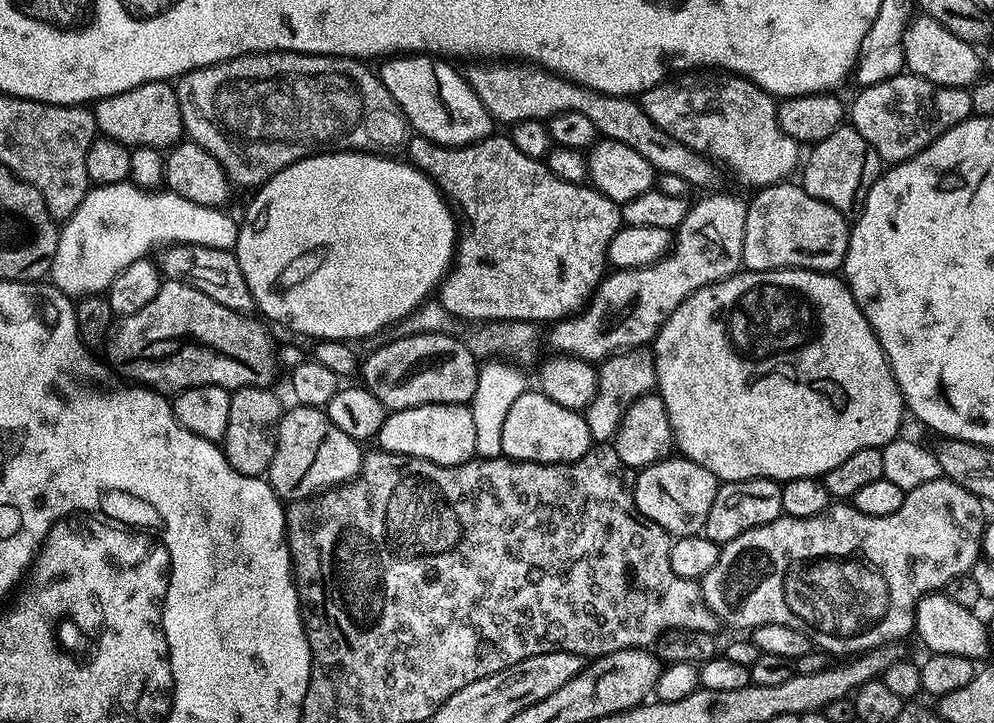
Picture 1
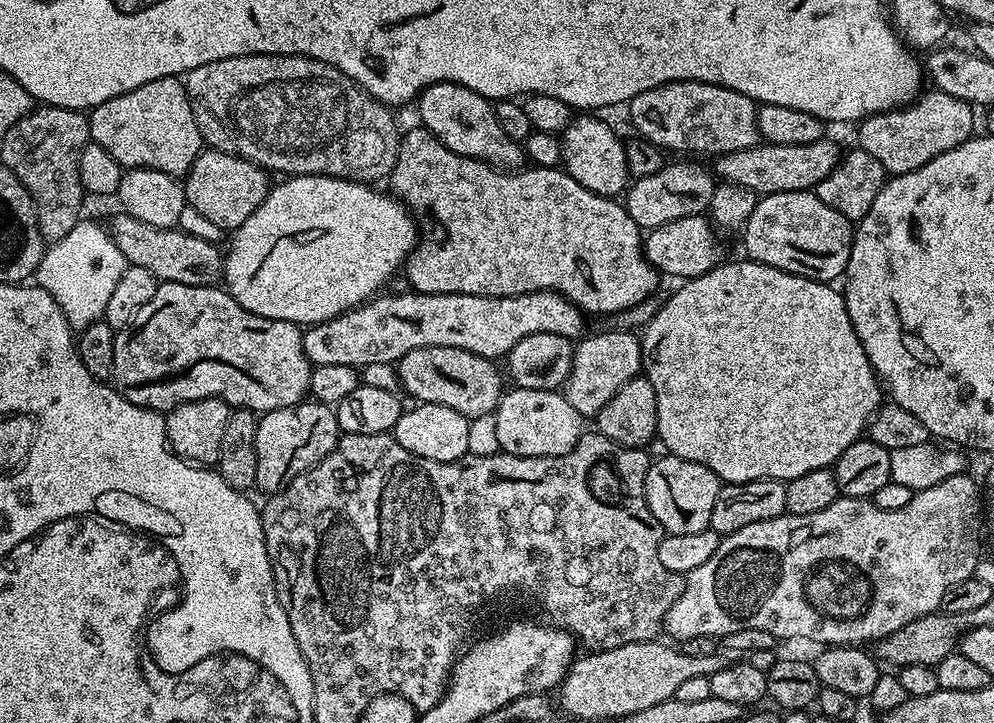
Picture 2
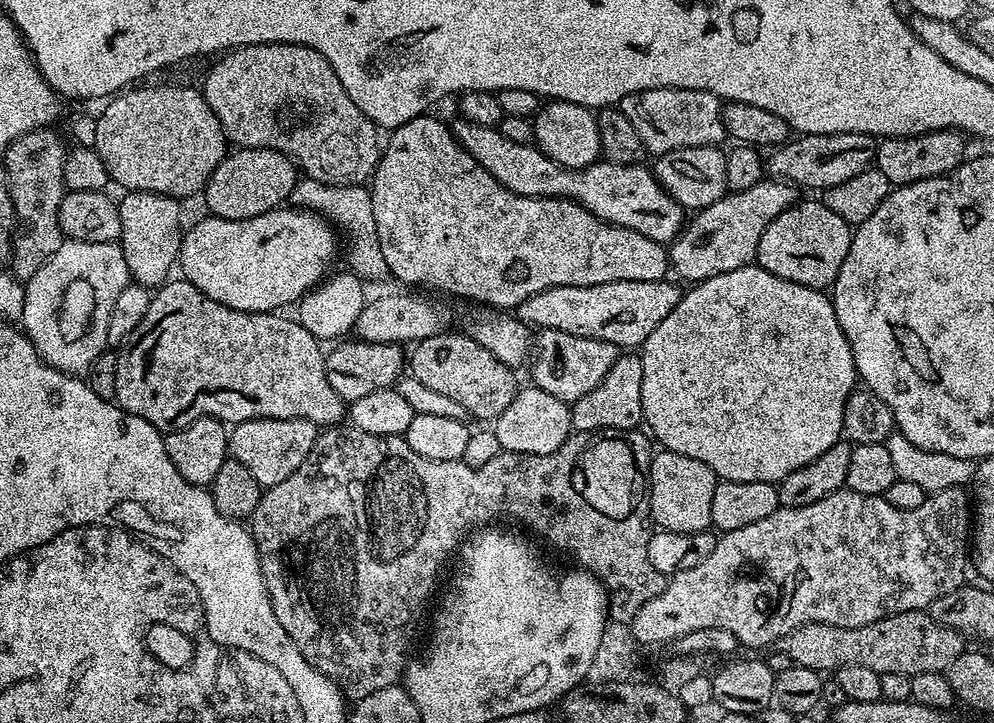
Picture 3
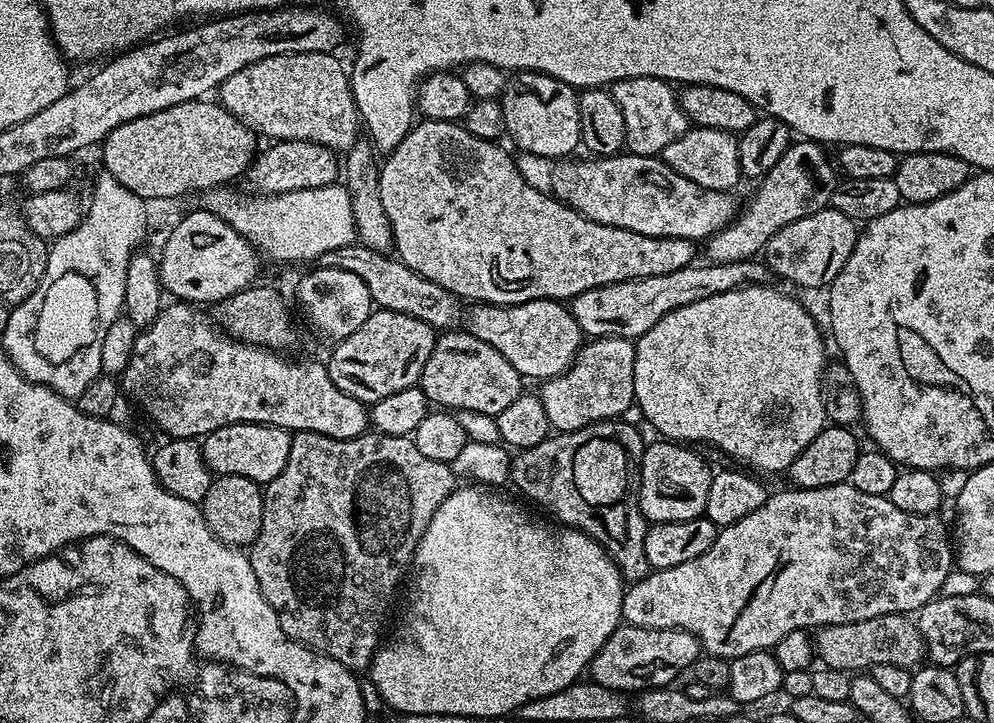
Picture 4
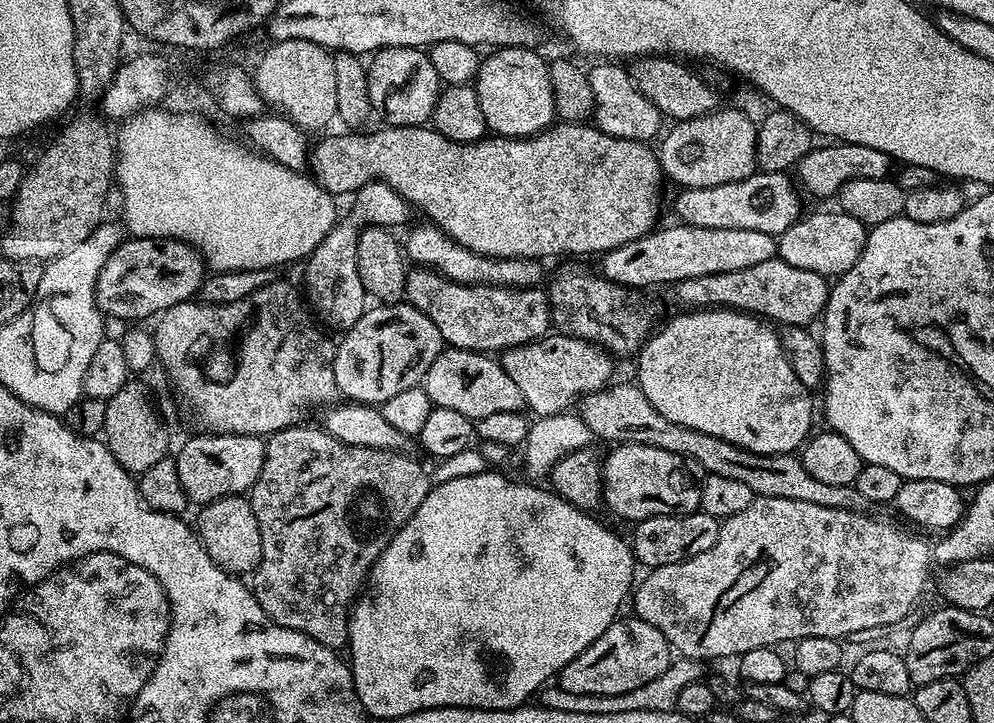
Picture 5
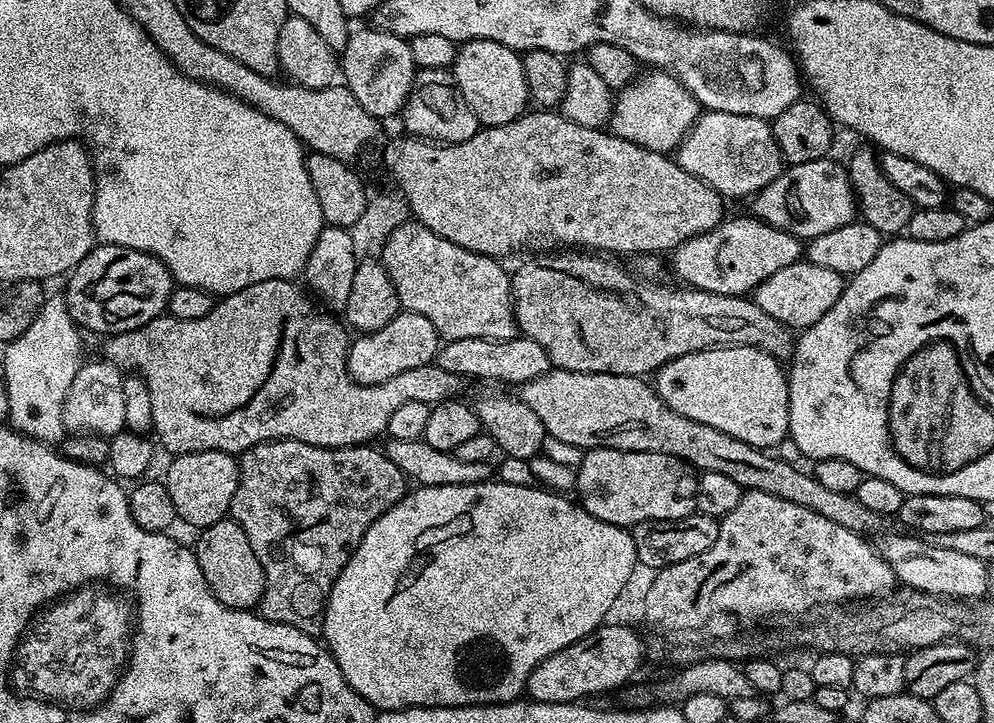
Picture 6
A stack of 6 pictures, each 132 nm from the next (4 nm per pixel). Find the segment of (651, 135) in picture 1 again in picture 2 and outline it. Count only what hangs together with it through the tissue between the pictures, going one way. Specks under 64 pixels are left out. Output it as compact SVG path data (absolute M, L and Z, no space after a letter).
M831 138L806 142L806 146L778 146L761 142L753 148L717 155L714 172L721 181L746 186L760 196L769 196L779 192L806 192L815 189L822 178L826 178L840 165L841 159L842 148Z

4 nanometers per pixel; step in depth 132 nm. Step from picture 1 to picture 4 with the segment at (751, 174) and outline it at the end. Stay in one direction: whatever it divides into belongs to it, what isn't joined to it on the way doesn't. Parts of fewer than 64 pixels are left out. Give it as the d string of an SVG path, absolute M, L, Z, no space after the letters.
M635 76L611 85L610 91L614 102L618 102L618 110L622 110L622 122L626 122L624 143L633 156L660 156L670 142L682 138L682 134L690 127L677 89L667 80Z

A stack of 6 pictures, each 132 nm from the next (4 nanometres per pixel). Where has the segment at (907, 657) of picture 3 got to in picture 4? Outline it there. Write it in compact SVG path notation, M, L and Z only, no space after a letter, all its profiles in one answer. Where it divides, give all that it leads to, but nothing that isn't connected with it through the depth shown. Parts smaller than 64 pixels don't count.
M895 612L878 618L862 618L862 622L842 622L817 628L814 632L814 652L823 667L860 674L874 666L915 669L925 659L926 645L919 623L911 615Z

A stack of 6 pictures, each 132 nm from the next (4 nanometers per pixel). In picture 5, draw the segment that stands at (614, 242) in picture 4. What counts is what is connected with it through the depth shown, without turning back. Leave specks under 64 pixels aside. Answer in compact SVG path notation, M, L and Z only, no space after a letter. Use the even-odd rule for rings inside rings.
M423 222L406 240L406 256L413 265L431 268L432 271L453 280L455 284L491 286L494 288L531 288L545 279L543 263L534 260L497 260L494 256L480 256L469 248L455 244L446 233L431 222ZM679 222L673 225L673 228L657 227L634 242L626 242L626 246L618 246L603 253L599 257L599 271L621 288L636 290L632 288L652 288L655 284L671 286L686 278L703 278L706 274L727 274L729 270L746 270L749 266L759 266L761 262L775 260L778 256L777 237L762 234L762 230L706 230L702 226L690 226Z

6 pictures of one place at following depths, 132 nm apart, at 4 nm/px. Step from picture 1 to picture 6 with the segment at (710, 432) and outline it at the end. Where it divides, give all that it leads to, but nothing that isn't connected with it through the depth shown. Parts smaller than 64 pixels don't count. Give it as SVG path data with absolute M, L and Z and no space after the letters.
M707 348L694 354L682 354L659 368L654 376L654 387L670 410L694 418L694 422L706 422L706 426L714 426L714 430L722 430L722 434L730 434L755 448L772 450L775 444L789 439L790 398L785 369L775 356L757 348Z

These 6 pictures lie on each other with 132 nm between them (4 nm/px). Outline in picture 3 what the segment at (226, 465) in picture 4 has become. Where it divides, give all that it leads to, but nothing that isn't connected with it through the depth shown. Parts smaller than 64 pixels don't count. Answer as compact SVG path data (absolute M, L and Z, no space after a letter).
M258 418L235 425L228 437L228 451L231 459L242 462L250 474L264 488L273 488L278 482L290 478L302 462L306 462L306 454L314 450L314 442L318 435L318 425L302 418Z

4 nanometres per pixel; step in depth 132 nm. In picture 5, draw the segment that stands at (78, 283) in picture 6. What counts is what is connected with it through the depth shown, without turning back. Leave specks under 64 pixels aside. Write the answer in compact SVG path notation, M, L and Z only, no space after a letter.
M124 238L98 274L96 305L105 317L144 322L147 316L156 318L167 308L189 303L199 293L205 275L204 257L183 240Z

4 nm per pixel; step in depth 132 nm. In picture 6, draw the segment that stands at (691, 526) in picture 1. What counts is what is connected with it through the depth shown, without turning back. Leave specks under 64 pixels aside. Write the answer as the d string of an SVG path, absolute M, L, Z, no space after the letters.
M590 448L575 474L574 492L580 507L602 522L635 526L647 520L686 518L696 512L696 476L683 460L670 454Z

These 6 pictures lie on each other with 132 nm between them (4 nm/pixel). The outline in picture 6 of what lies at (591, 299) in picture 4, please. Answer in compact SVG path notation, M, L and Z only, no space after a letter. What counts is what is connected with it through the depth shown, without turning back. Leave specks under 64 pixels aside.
M801 258L794 262L794 266L785 266L759 284L754 299L758 306L762 306L762 310L766 310L766 314L778 318L778 322L787 328L803 330L814 326L814 322L818 322L818 318L822 318L822 314L826 314L826 310L838 302L845 283L845 277L834 270L826 270L826 266L814 266L807 258Z

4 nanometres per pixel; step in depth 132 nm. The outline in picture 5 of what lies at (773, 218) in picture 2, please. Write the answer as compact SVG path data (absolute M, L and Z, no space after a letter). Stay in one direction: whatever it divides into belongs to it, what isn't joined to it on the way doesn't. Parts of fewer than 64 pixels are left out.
M839 210L833 212L812 212L801 215L794 226L790 226L778 237L779 259L790 262L790 266L798 266L798 270L814 270L814 274L822 274L826 278L844 276L862 258L862 250L866 246L868 228L858 218L850 218L850 214Z

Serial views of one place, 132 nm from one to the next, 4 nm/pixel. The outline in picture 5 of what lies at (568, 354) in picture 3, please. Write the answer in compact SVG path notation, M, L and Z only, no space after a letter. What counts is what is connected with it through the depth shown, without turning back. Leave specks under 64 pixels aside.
M416 266L408 273L404 287L407 303L414 305L442 334L445 345L471 352L499 354L505 348L517 348L549 335L552 307L543 287L494 288L455 284L431 268Z

